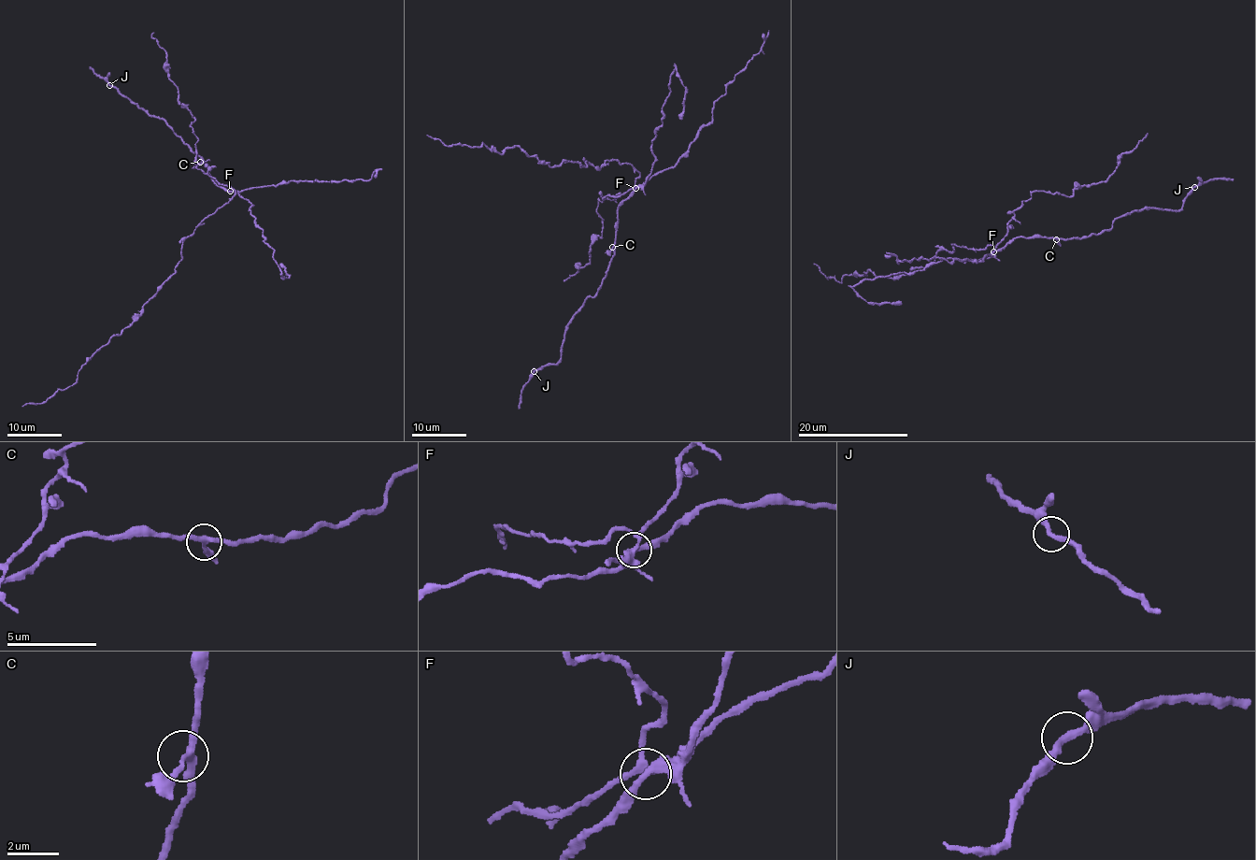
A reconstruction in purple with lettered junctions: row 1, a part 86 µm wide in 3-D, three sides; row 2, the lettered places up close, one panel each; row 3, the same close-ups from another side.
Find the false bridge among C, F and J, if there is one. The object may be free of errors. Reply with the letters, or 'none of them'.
F

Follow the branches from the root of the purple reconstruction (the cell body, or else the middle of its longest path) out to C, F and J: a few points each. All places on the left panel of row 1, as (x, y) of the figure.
C: (230, 200), (234, 190), (231, 186), (229, 190), (217, 185), (209, 174), (207, 164), (203, 160), (200, 162)
F: (230, 200), (235, 193), (231, 186), (229, 191)
J: (230, 200), (234, 190), (217, 185), (201, 156), (168, 123), (138, 107), (109, 85)

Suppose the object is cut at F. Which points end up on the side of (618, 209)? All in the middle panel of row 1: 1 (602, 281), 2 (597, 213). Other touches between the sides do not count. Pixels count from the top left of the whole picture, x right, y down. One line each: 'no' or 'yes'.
1: yes
2: no

